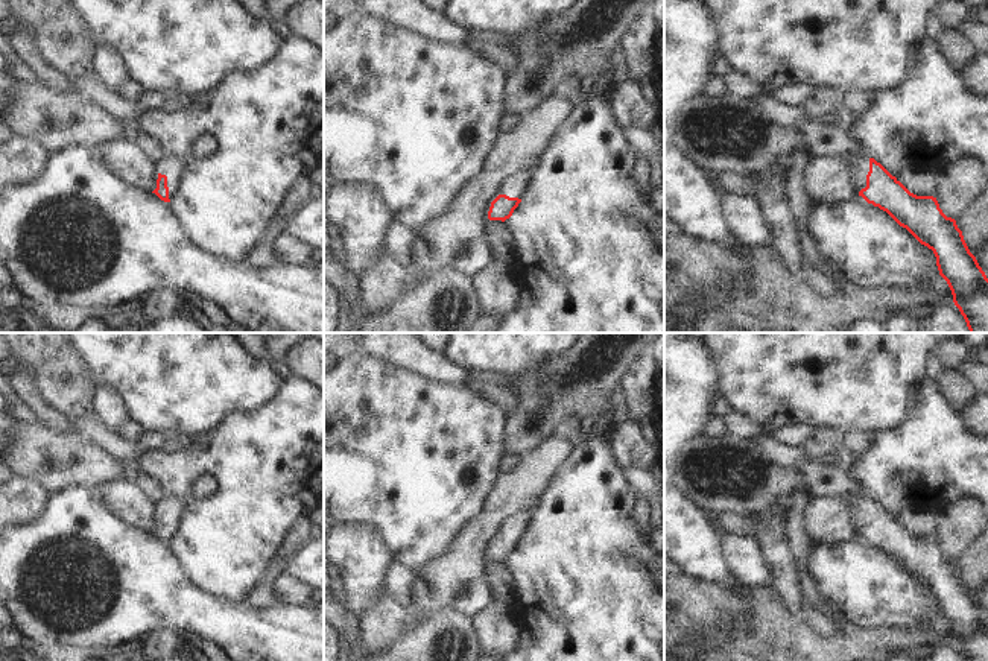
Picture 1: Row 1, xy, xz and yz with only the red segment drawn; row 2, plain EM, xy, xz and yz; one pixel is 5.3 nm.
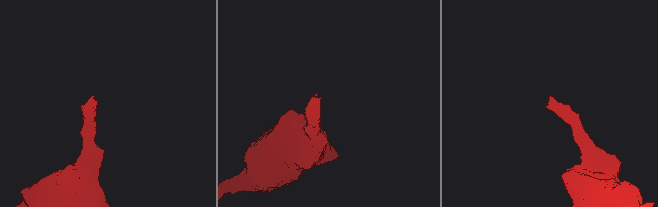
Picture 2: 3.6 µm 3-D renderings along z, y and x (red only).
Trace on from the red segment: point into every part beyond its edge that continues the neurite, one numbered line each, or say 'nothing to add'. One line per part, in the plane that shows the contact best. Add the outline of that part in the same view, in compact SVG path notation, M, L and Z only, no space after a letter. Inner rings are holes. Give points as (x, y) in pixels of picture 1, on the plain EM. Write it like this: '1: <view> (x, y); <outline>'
1: yz (861, 506); M850 497L854 511L854 520L857 529L862 530L866 527L866 515L869 512L869 498Z

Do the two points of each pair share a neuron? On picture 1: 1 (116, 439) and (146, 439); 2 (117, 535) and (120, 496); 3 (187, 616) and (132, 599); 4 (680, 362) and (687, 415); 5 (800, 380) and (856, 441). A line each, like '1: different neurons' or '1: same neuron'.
1: different neurons
2: different neurons
3: same neuron
4: same neuron
5: different neurons

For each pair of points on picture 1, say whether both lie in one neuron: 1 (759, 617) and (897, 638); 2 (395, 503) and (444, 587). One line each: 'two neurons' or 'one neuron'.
1: one neuron
2: two neurons

